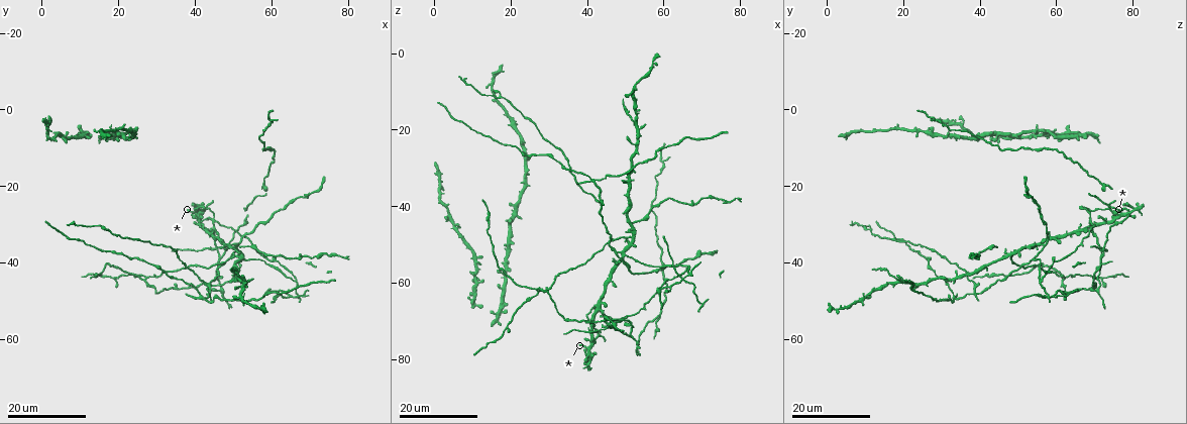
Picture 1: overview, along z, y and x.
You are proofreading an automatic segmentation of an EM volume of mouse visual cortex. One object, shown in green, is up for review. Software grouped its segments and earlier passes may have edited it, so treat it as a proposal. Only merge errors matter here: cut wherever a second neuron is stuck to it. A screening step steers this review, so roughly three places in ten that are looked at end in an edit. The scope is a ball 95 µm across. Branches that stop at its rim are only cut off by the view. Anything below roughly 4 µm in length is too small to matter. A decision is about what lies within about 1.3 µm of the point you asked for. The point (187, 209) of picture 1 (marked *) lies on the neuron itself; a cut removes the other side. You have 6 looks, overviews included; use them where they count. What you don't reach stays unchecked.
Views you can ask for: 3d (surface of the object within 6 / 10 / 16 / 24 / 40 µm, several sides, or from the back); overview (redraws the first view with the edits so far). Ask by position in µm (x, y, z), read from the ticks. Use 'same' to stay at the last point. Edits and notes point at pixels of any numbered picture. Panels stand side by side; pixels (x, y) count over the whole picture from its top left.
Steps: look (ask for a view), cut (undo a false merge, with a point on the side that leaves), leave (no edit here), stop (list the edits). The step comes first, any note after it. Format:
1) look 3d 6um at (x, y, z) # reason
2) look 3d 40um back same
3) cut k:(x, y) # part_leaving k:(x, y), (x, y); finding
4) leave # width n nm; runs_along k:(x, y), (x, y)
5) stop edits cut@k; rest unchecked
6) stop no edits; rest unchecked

look 3d 24um at (52.0, 38.0, 48.0) # looks like a crossing

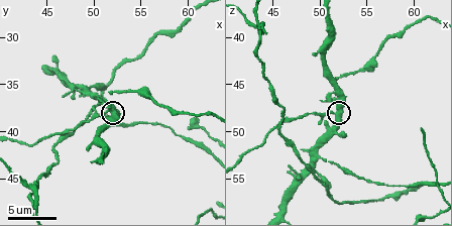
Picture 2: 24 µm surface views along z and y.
look 3d 6um at (51.4, 38.0, 48.0)

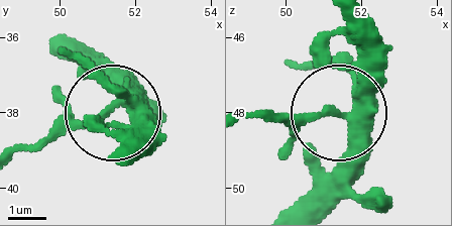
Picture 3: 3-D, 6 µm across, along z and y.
cut 3:(64, 125) # width 370 nm; part_leaving 3:(111, 104), (18, 145); a second neuron is stuck on

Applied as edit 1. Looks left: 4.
look 3d 24um at (52.0, 44.5, 19.0) # three arms meet

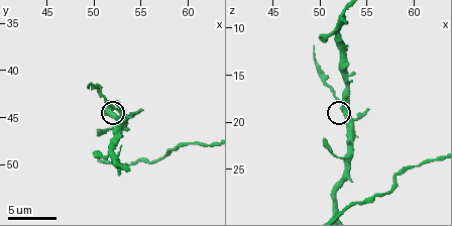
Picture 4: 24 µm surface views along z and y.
look 3d 10um at (52.8, 44.8, 18.4)

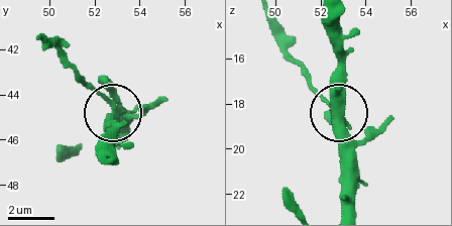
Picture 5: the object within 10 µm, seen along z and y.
cut 5:(95, 91) # width 360 nm; part_leaving 5:(341, 117), (281, 43), (277, 20); two neurons meet here

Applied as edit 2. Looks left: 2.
stop edits cut@3, cut@5; rest unchecked

